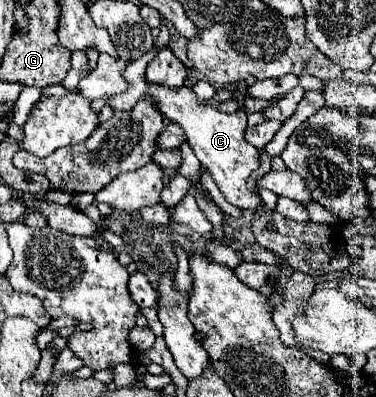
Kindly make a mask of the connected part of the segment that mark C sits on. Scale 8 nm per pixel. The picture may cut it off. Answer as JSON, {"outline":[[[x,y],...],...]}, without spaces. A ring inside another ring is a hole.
{"outline":[[[149,83],[147,89],[147,97],[155,103],[157,111],[169,119],[171,123],[179,125],[185,131],[187,143],[193,147],[195,155],[199,157],[201,165],[205,169],[211,171],[217,187],[221,189],[221,193],[225,195],[225,199],[239,207],[239,209],[249,209],[253,213],[257,213],[259,207],[263,207],[263,201],[259,199],[259,195],[255,195],[253,191],[247,189],[245,179],[259,169],[259,151],[245,141],[243,131],[247,127],[247,112],[263,111],[267,107],[275,105],[284,95],[277,95],[270,100],[246,97],[244,107],[237,113],[223,113],[211,105],[203,105],[195,93],[189,87],[179,87],[179,89],[171,89],[171,87],[163,87],[163,85],[153,85]]]}

